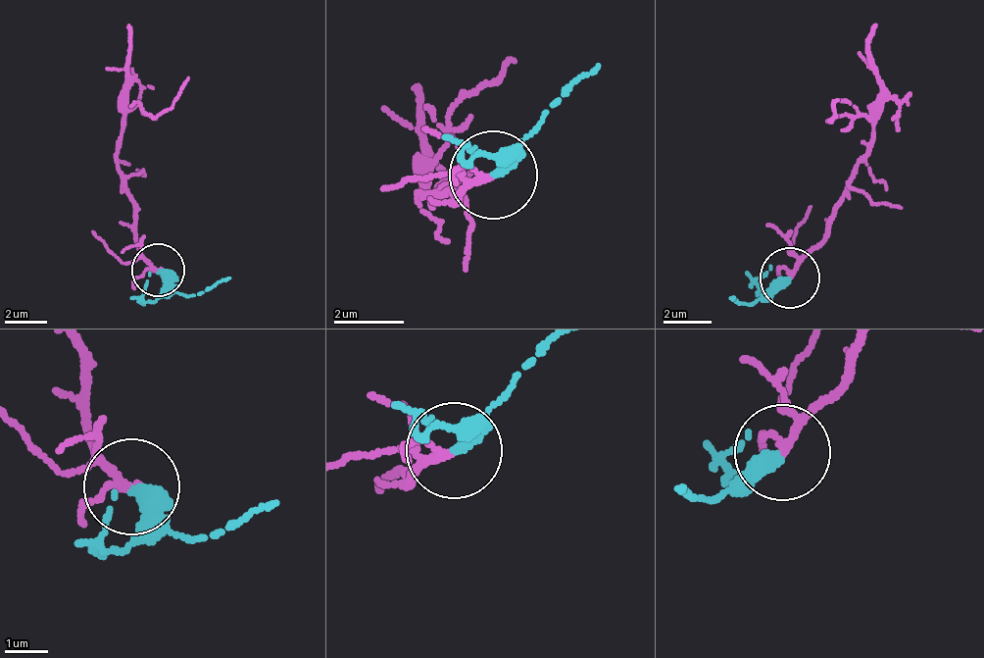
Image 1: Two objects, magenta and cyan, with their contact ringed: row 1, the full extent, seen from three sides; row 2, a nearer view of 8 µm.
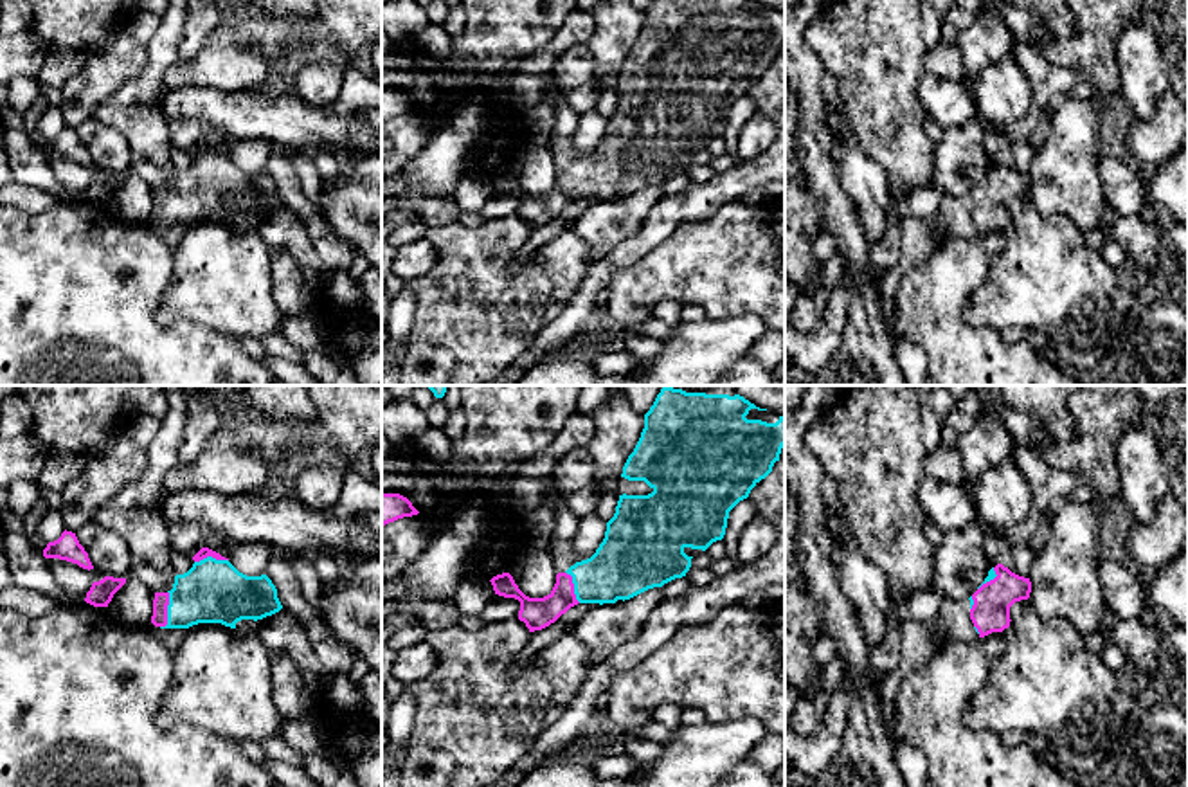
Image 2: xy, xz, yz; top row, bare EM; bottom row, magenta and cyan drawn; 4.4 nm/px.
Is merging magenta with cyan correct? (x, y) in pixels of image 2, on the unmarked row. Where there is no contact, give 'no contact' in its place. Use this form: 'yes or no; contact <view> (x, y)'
yes; contact xy (166, 208)

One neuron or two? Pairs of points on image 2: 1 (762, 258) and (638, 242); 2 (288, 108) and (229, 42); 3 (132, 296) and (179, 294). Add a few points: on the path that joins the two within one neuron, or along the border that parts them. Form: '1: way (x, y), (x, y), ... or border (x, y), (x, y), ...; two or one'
1: border (695, 220), (683, 222), (634, 263), (623, 267); two
2: border (215, 89), (258, 90); two
3: border (175, 254), (171, 281), (155, 314), (162, 326); two

